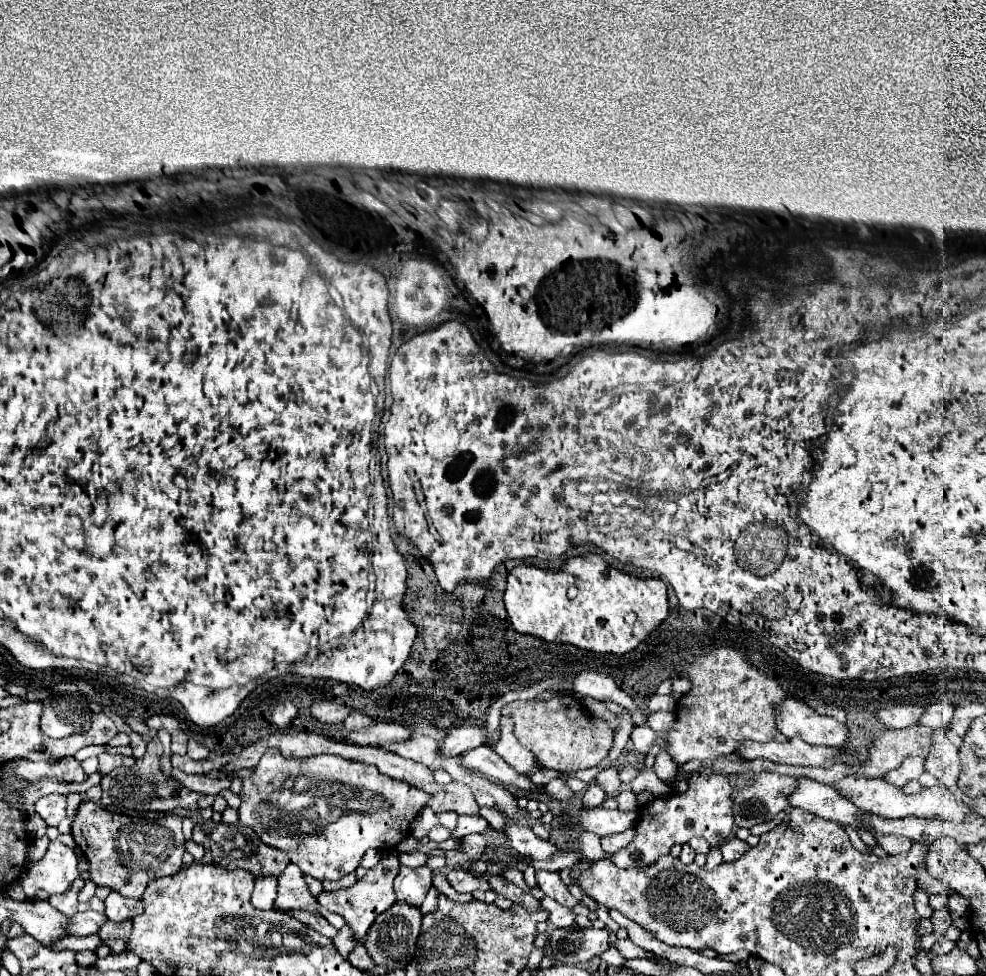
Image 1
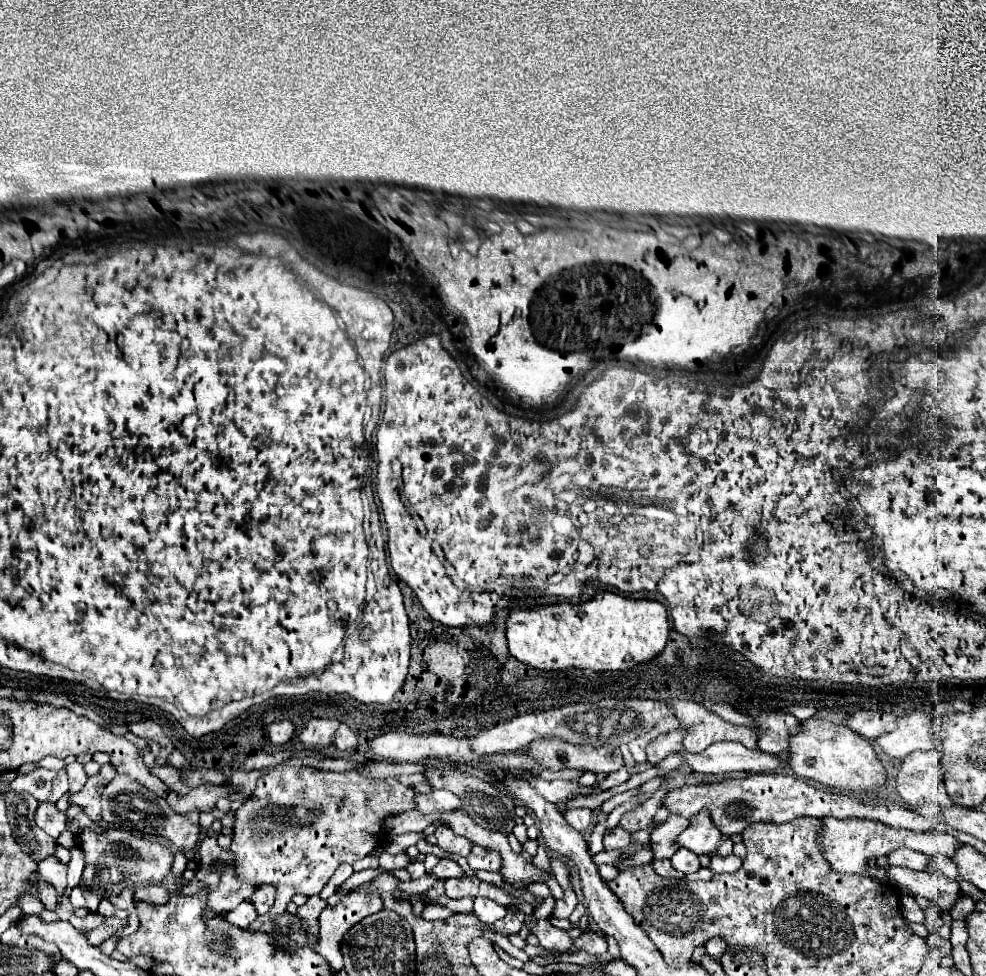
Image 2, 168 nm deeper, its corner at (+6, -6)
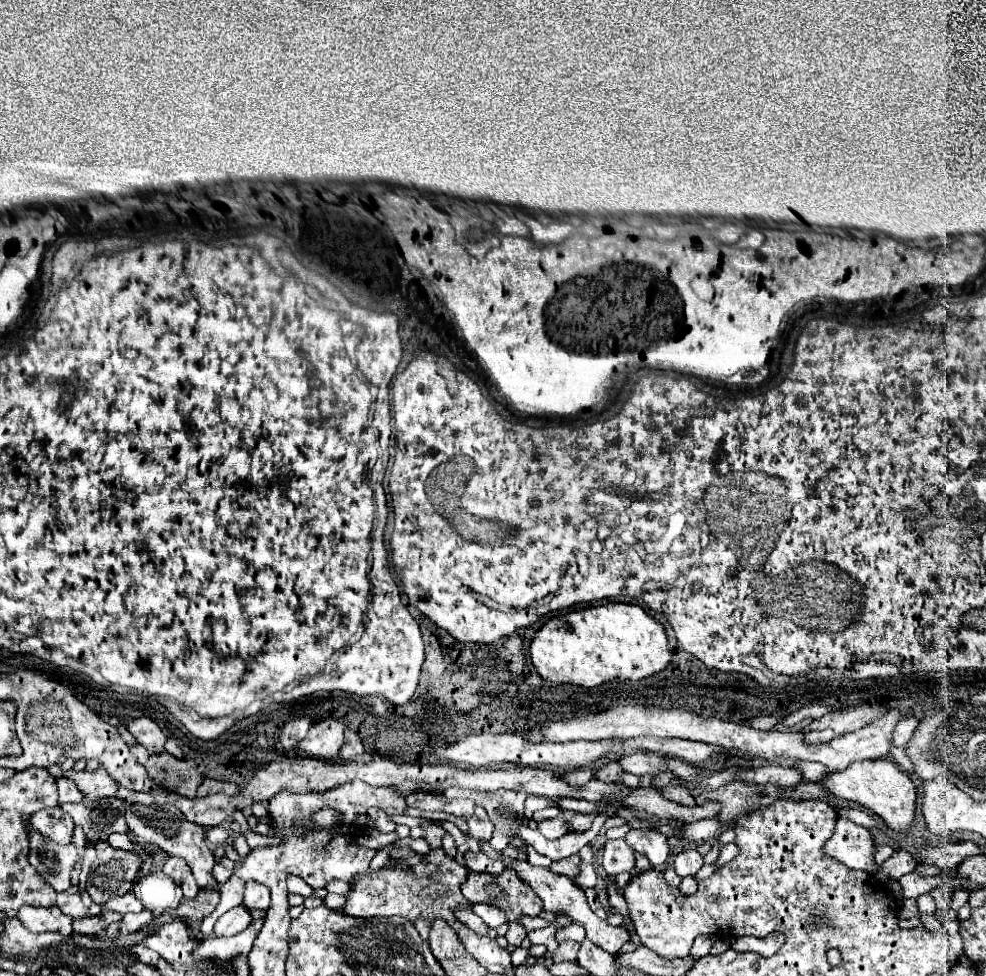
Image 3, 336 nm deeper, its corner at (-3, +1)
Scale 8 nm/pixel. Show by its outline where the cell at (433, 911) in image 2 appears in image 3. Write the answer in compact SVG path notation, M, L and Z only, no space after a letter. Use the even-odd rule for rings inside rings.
M467 907L467 909L457 909L457 919L459 919L461 923L465 923L469 929L473 929L475 933L487 935L487 925L473 913L471 907Z

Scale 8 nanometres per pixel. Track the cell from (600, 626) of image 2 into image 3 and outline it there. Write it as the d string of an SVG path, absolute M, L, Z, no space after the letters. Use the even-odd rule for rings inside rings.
M607 603L553 617L539 627L529 651L535 669L545 681L583 687L597 687L613 679L637 681L659 673L671 661L665 627L633 603Z

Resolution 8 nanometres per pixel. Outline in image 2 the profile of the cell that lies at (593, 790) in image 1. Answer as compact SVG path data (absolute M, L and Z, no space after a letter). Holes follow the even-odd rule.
M588 808L568 810L568 812L564 812L564 820L566 820L572 828L576 828L578 832L582 832L582 830L586 830L586 828L592 824L592 810L588 810Z

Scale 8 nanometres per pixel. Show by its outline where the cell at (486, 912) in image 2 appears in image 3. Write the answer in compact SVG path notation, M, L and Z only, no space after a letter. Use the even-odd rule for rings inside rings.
M473 905L473 911L489 925L489 927L499 927L507 921L507 915L503 913L503 909L497 909L495 905Z

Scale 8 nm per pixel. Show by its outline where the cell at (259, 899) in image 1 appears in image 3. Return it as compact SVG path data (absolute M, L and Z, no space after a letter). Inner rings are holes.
M243 905L233 907L233 909L229 909L225 915L221 915L221 917L217 919L215 929L213 929L213 935L215 935L215 937L235 935L235 933L243 931L245 927L249 927L251 921L253 921L251 911L247 911Z

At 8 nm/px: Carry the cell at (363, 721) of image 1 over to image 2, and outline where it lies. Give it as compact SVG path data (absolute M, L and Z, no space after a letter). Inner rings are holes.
M340 724L340 728L336 730L334 746L336 746L340 752L354 750L354 748L356 748L356 734L354 734L346 724Z

